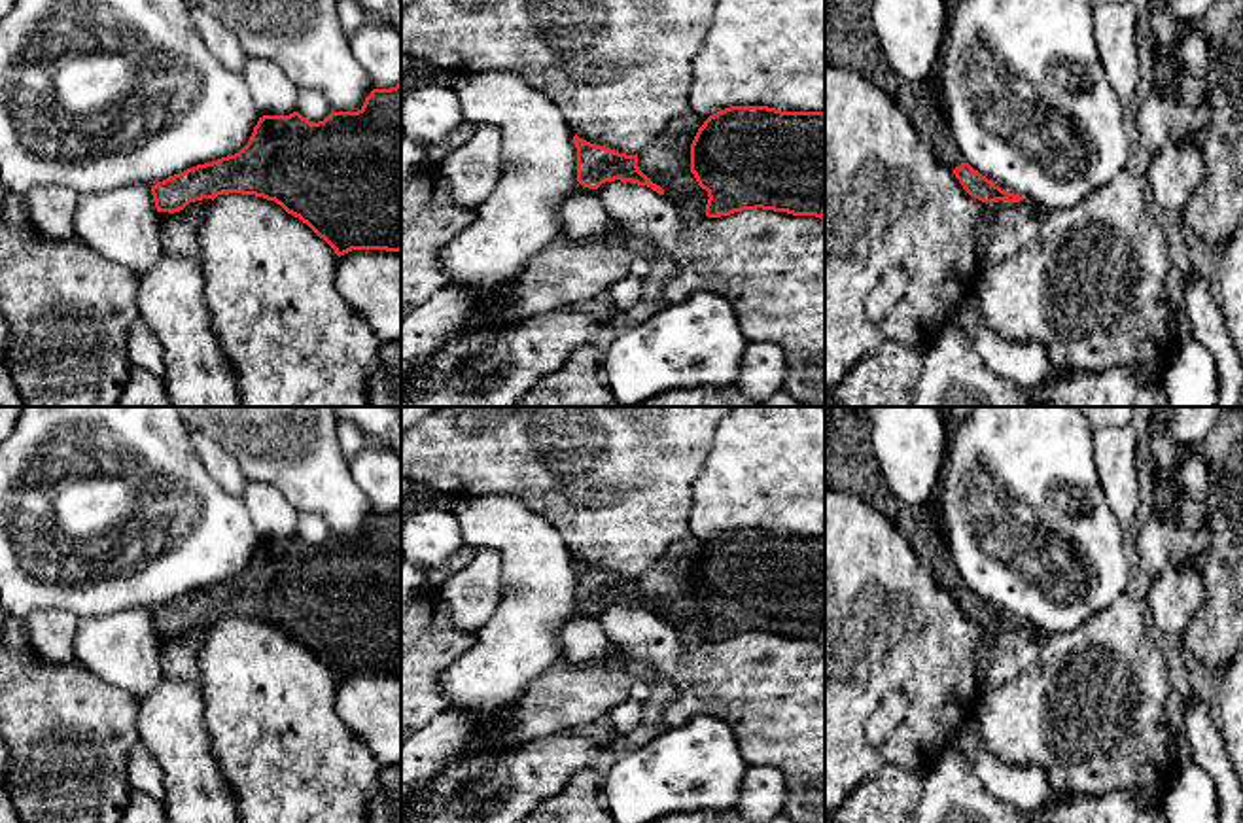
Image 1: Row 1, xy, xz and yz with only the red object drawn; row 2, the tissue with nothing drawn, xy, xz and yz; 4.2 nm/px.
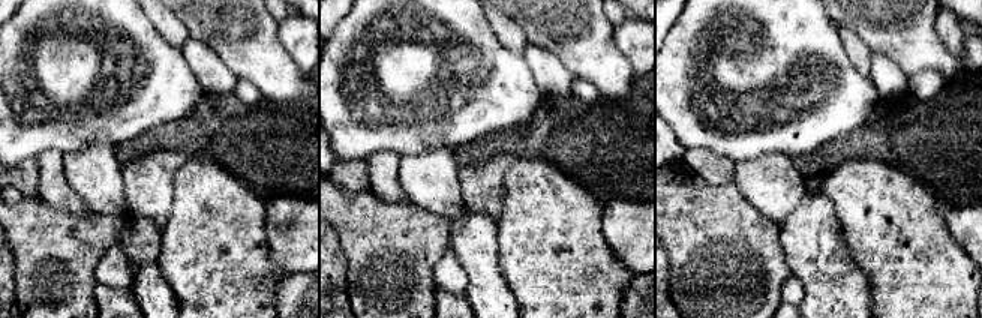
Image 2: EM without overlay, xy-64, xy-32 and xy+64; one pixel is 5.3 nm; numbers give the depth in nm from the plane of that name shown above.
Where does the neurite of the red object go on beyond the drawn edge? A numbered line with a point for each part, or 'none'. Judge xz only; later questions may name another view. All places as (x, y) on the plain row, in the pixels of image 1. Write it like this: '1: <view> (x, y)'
none

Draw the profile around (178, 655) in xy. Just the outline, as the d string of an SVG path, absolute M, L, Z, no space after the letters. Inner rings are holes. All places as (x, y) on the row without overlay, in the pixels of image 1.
M212 622L189 626L184 634L159 636L161 668L165 677L185 679L201 685L199 649Z

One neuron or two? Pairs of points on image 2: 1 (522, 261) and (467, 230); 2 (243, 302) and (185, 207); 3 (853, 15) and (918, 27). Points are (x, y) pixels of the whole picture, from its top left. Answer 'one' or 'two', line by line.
1: two
2: one
3: one

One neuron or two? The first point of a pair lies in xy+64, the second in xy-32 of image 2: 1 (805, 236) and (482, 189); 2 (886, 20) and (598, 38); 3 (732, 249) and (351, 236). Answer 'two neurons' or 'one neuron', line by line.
1: two neurons
2: one neuron
3: one neuron

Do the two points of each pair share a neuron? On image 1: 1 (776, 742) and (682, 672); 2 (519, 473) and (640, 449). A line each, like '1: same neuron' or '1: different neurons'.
1: same neuron
2: same neuron

